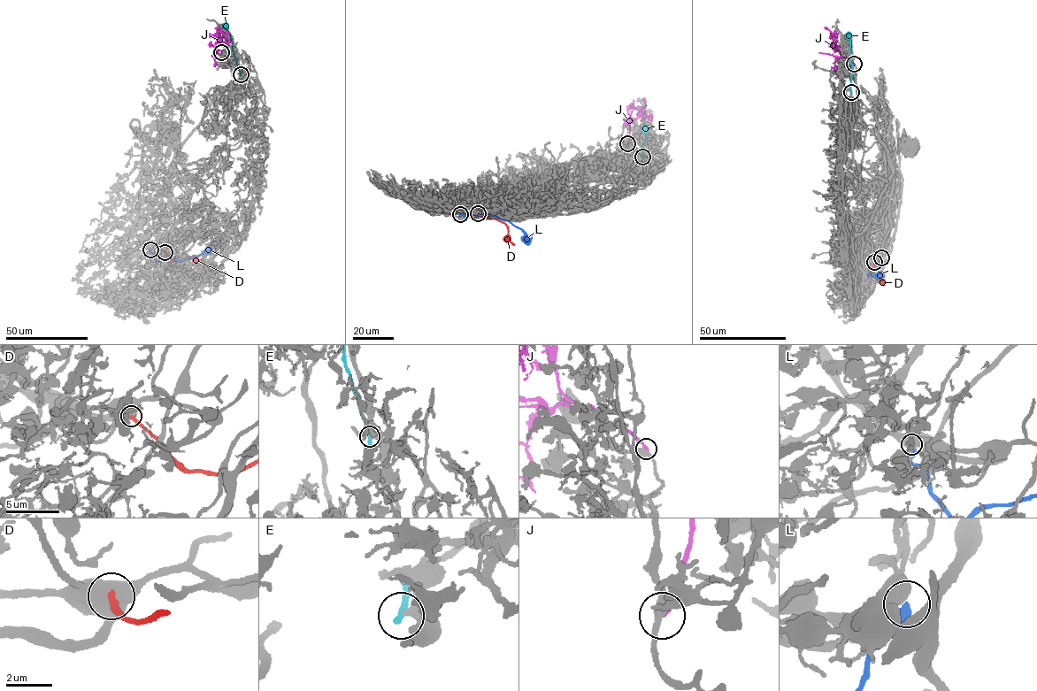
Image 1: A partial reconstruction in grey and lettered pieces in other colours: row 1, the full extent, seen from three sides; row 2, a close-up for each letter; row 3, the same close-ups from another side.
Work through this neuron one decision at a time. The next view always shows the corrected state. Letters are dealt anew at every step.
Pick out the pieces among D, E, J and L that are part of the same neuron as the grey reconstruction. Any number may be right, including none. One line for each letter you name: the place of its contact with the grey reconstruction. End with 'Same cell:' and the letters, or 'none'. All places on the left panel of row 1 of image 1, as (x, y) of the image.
Same cell: none

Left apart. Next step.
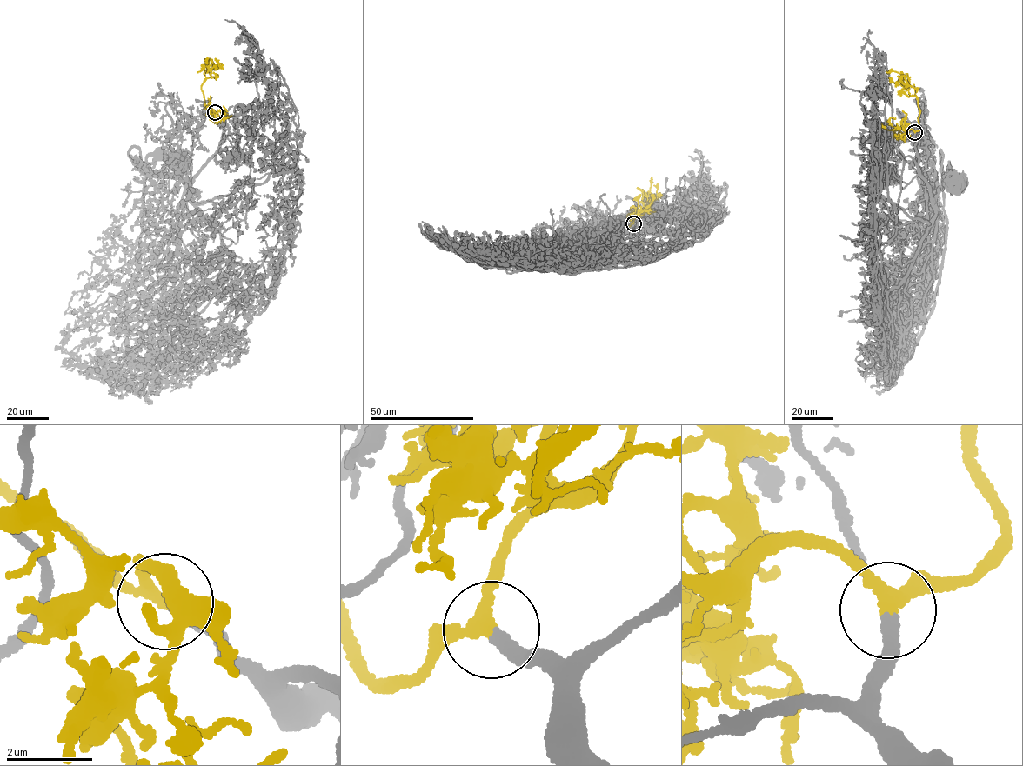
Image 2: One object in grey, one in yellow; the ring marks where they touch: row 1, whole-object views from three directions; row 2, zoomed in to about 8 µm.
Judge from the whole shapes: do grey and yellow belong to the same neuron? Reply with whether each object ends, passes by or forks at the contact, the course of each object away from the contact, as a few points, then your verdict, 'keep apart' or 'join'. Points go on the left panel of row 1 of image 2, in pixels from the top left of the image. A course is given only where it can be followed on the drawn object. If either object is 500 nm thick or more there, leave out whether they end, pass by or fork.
grey ends; yellow passes by; course grey (214, 112), (225, 126), (220, 149), (190, 180), (159, 175), (153, 169), (159, 159), (180, 164); course yellow (214, 112), (206, 106), (201, 84), (205, 78), (204, 73), (215, 66), (208, 59), (205, 63); join

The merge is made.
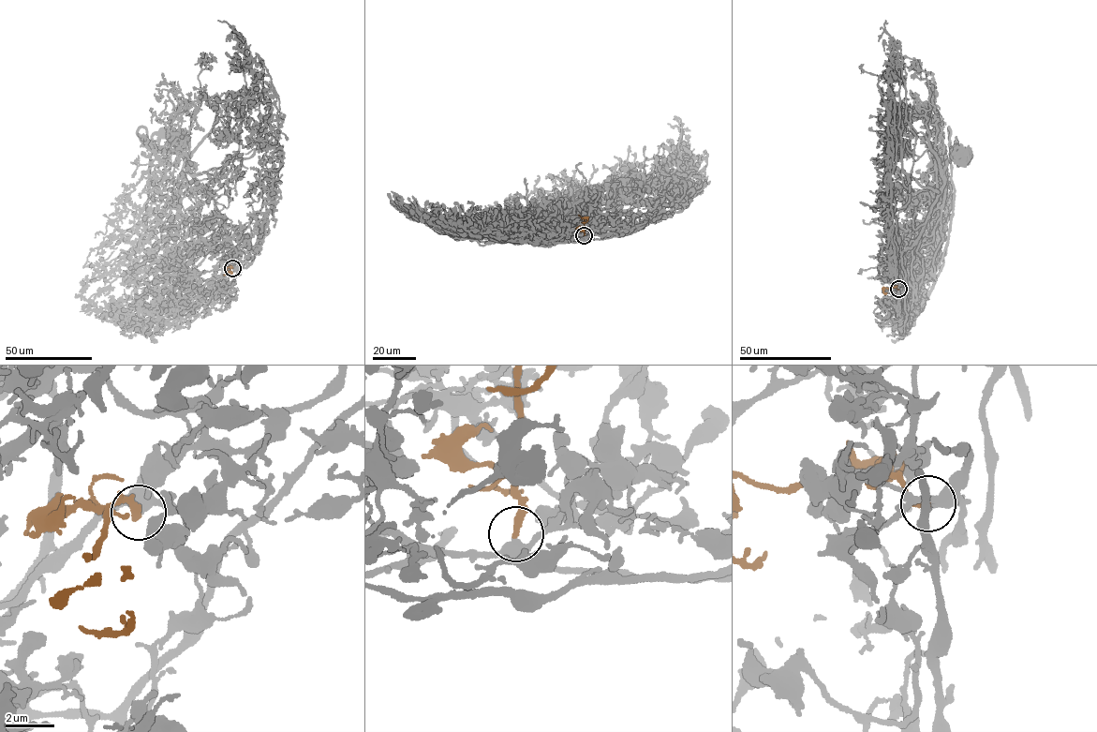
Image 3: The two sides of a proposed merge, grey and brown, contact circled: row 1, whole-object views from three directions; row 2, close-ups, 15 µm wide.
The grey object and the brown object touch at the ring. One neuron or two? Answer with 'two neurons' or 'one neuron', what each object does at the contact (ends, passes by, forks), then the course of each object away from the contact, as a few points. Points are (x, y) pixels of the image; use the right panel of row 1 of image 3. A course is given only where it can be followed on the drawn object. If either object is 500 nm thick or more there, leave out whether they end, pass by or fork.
one neuron | grey passes by | brown ends | grey via (898, 289), (896, 283), (899, 258), (919, 236), (941, 191), (945, 167), (955, 146), (960, 158) | brown via (898, 289), (884, 287), (883, 292), (886, 292)

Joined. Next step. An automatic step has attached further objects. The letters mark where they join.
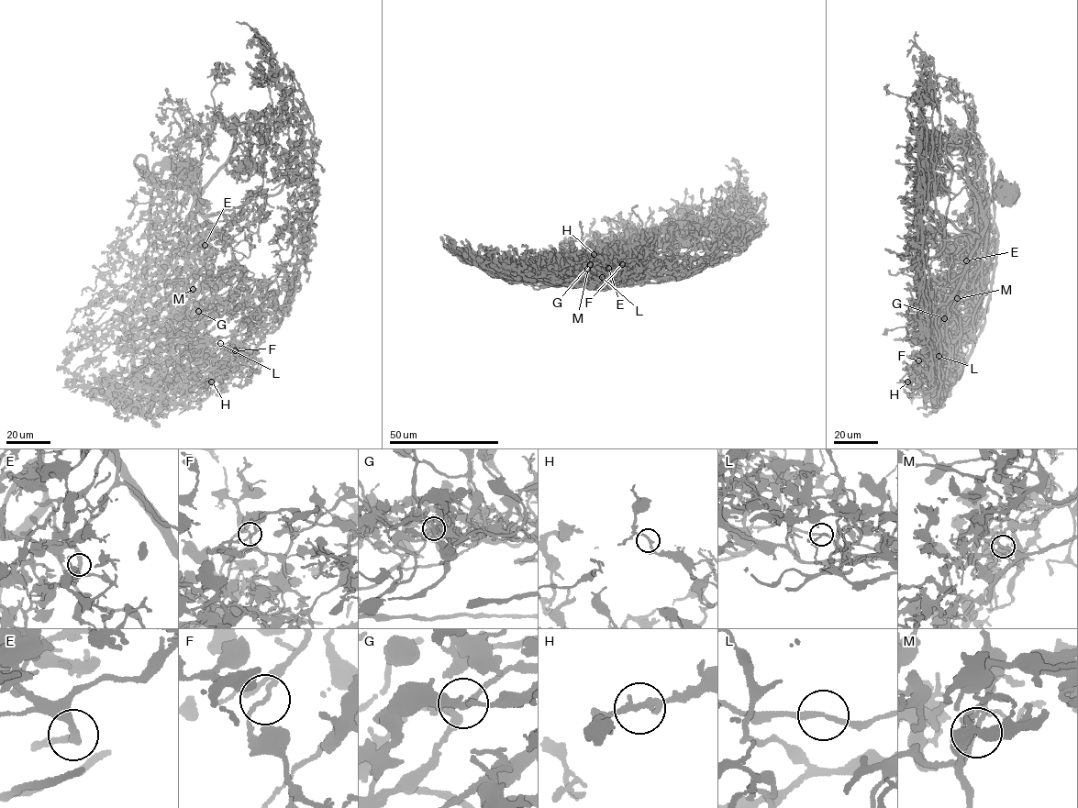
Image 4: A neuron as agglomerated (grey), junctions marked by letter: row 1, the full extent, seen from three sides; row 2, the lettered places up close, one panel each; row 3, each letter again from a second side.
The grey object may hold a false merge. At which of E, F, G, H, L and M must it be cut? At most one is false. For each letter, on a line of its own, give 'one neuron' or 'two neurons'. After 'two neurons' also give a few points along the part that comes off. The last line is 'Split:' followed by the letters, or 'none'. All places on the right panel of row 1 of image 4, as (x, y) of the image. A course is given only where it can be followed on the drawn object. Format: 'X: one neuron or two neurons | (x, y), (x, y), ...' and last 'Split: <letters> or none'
E: one neuron
F: two neurons | (917, 360), (931, 361), (937, 369), (911, 382), (896, 382)
G: one neuron
H: one neuron
L: one neuron
M: one neuron
Split: F

